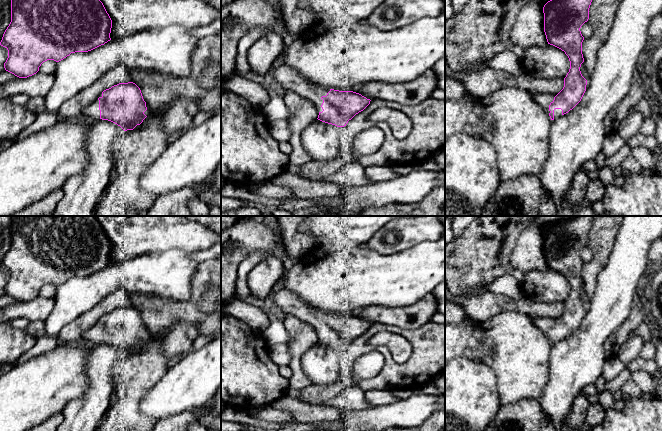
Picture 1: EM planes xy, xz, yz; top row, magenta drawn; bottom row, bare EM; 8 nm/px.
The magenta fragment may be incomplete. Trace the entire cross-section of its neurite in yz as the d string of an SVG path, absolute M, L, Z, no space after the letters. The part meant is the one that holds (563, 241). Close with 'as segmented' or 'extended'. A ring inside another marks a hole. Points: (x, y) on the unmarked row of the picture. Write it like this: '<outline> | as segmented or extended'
M577 216L552 223L543 231L547 266L564 275L570 285L569 296L564 302L564 311L557 319L533 318L535 326L551 344L572 334L586 315L587 304L580 295L584 286L582 278L584 261L580 252L589 243L592 223L593 216Z | extended

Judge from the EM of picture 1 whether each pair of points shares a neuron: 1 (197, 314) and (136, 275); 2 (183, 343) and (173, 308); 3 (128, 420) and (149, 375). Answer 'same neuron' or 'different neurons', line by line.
1: different neurons
2: different neurons
3: same neuron

